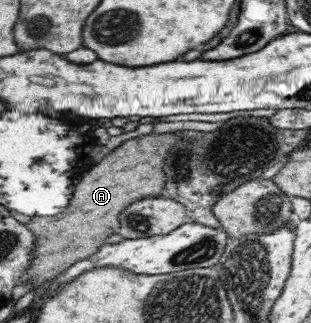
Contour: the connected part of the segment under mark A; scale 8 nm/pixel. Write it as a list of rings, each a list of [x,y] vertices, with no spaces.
[[[174,133],[147,134],[126,141],[100,162],[88,165],[72,191],[68,207],[62,213],[30,217],[24,226],[34,234],[34,247],[30,253],[30,265],[19,283],[32,284],[33,288],[29,291],[34,293],[38,293],[42,287],[47,288],[71,265],[94,255],[105,244],[108,235],[119,233],[118,215],[128,203],[148,195],[154,197],[163,194],[165,177],[162,163],[176,137],[178,135]]]

